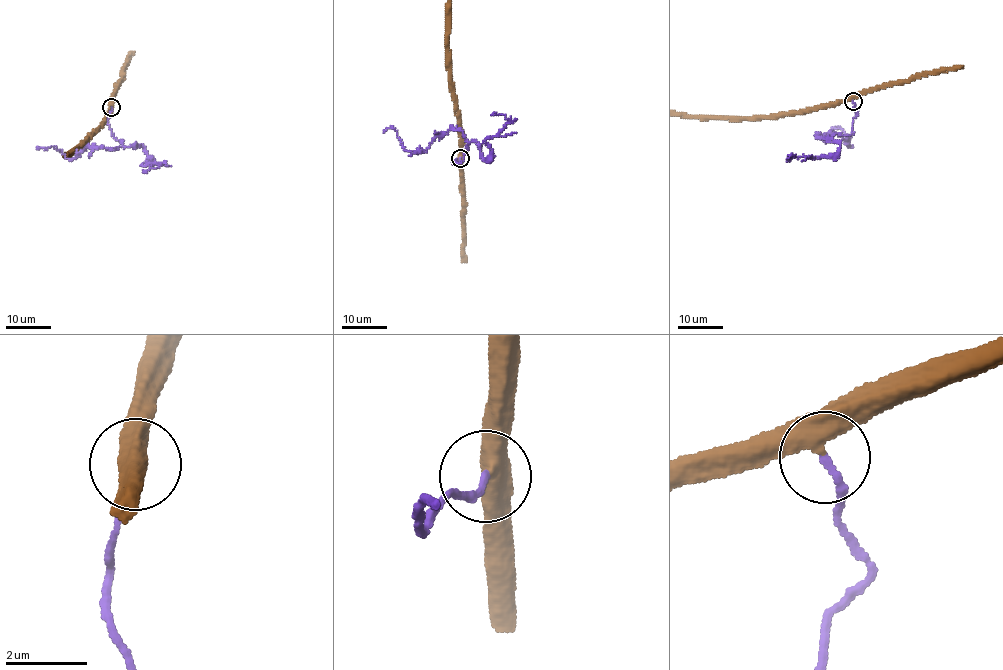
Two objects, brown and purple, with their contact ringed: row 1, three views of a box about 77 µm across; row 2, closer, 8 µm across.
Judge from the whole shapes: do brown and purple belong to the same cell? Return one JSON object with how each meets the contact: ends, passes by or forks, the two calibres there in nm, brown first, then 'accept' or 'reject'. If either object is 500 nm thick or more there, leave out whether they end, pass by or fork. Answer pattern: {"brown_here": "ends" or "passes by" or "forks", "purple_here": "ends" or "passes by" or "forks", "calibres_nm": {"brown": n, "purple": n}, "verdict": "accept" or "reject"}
{"brown_here": "passes by", "purple_here": "ends", "calibres_nm": {"brown": 400, "purple": 160}, "verdict": "accept"}

